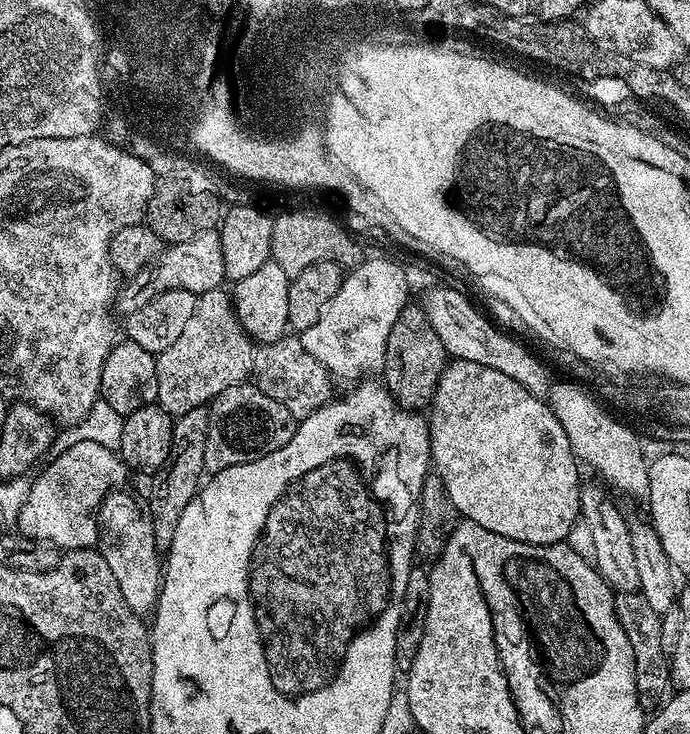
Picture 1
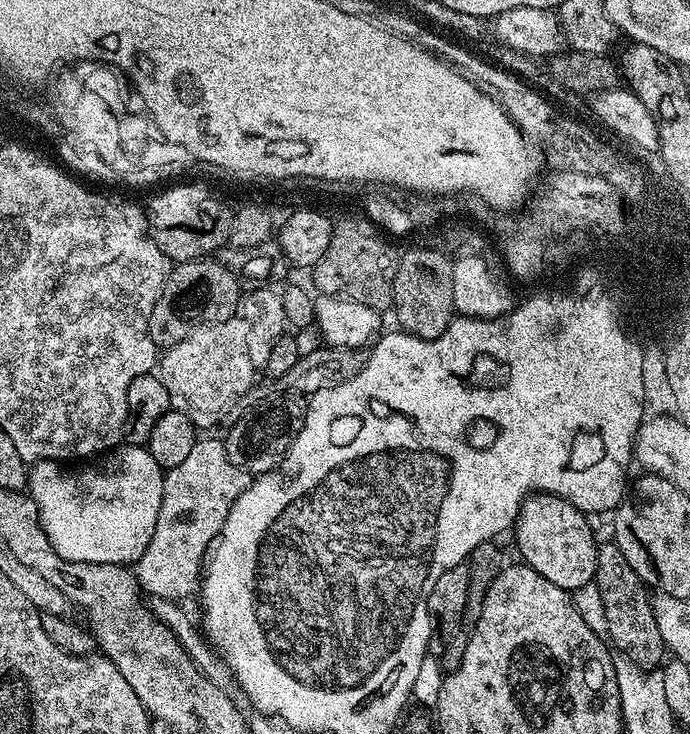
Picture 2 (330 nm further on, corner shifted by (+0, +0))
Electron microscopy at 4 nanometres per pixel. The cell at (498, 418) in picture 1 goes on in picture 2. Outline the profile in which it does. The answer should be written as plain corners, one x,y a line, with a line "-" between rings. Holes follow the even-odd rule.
538,492
528,497
520,505
516,516
516,548
520,551
519,559
533,568
542,578
575,590
593,583
596,578
596,550
598,539
588,525
589,517
579,512
569,500
552,496
549,492

